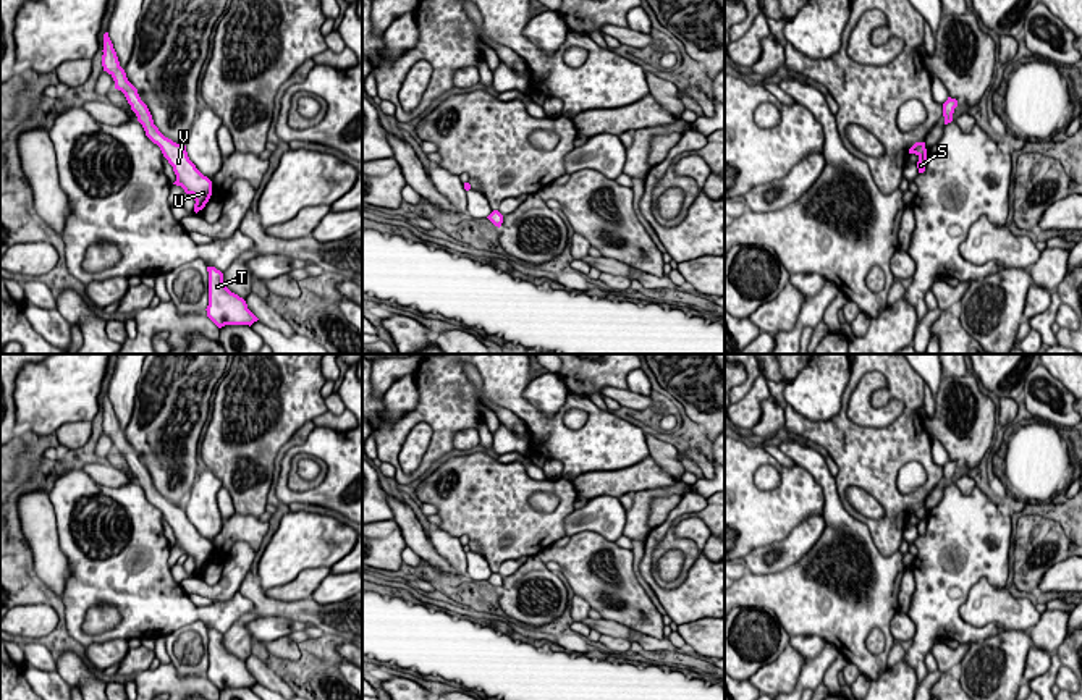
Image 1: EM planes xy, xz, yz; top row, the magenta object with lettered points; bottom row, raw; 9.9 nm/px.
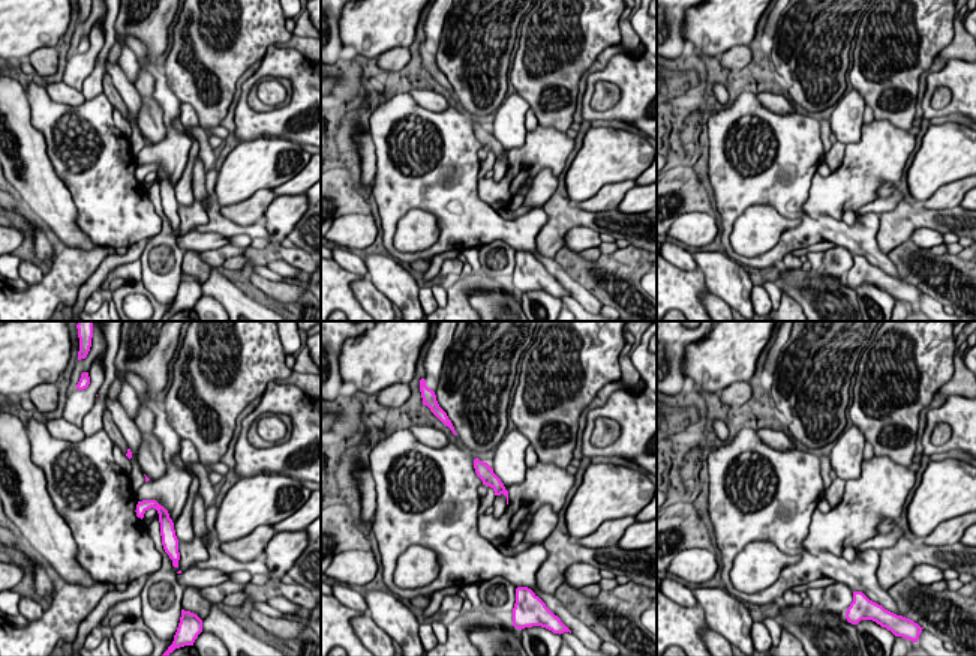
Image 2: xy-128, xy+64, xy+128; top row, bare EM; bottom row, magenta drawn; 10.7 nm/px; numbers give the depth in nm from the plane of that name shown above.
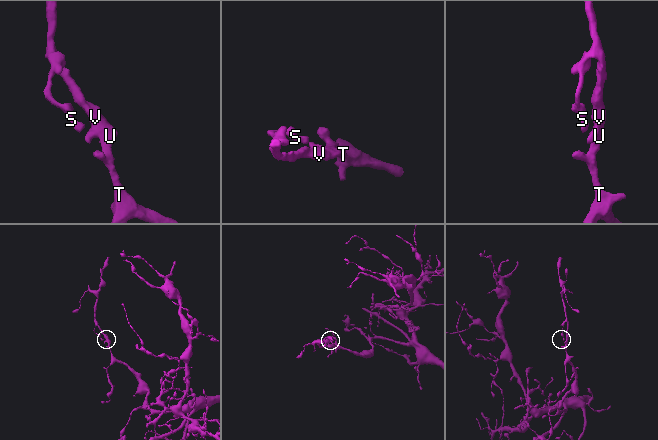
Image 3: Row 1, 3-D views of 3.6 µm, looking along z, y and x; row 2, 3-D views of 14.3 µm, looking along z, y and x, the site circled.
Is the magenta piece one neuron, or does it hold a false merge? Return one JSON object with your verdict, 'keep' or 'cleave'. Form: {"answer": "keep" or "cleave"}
{"answer": "keep"}

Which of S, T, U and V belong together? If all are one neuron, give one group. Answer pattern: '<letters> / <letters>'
S T U V

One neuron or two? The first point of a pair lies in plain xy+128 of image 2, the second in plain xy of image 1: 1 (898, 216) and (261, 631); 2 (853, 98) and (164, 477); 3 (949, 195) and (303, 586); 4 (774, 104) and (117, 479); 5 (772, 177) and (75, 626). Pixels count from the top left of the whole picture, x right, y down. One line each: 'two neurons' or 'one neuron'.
1: two neurons
2: two neurons
3: one neuron
4: one neuron
5: one neuron

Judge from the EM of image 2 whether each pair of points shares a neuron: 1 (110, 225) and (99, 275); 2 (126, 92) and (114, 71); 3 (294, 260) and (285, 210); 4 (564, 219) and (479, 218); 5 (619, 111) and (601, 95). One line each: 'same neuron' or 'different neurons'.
1: different neurons
2: same neuron
3: same neuron
4: different neurons
5: different neurons

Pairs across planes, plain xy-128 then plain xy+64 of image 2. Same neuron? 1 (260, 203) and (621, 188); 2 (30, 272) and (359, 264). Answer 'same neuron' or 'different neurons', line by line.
1: same neuron
2: same neuron

